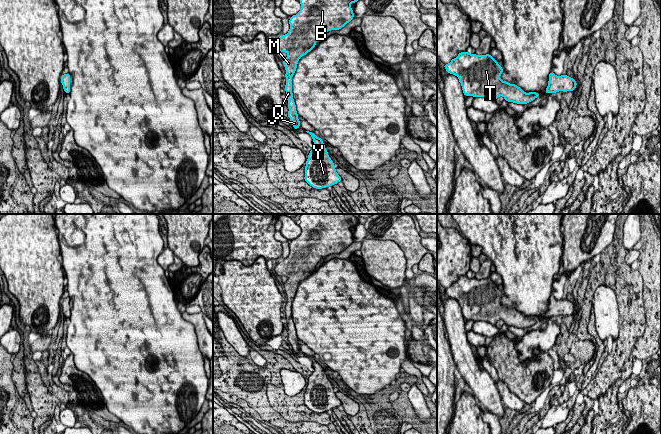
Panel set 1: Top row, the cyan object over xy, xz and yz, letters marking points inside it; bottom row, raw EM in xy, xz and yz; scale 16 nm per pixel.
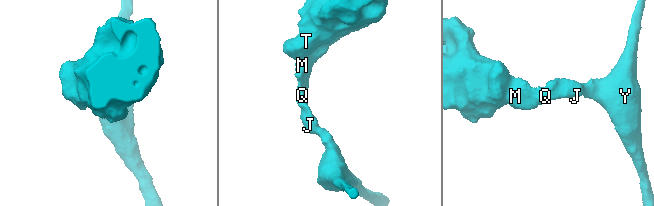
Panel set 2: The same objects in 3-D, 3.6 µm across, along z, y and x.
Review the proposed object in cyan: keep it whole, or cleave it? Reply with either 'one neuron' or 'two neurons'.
one neuron

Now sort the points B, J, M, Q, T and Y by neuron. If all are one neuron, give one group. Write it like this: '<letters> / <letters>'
B J M Q T Y

